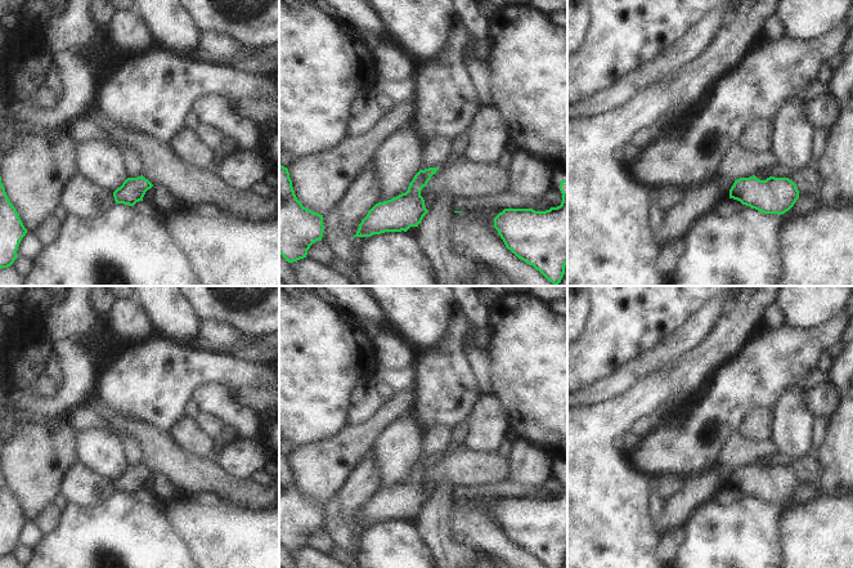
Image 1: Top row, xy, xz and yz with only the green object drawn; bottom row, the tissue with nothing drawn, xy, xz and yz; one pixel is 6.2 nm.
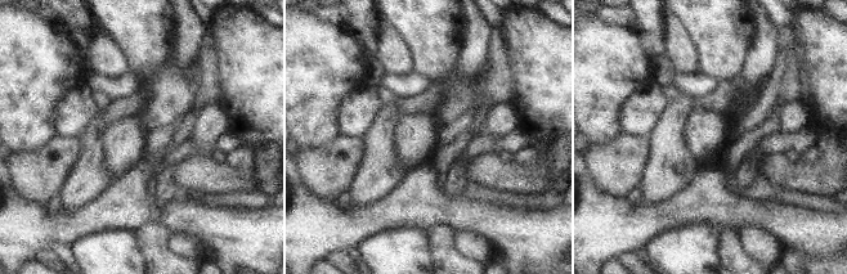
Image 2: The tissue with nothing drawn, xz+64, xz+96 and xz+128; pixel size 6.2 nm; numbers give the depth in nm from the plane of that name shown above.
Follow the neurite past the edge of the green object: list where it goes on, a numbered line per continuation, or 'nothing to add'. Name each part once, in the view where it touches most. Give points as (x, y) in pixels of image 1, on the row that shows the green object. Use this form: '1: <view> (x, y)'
nothing to add

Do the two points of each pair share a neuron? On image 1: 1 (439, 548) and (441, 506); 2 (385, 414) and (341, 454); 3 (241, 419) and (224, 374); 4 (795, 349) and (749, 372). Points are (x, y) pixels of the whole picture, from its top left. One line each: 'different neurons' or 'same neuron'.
1: same neuron
2: same neuron
3: different neurons
4: same neuron

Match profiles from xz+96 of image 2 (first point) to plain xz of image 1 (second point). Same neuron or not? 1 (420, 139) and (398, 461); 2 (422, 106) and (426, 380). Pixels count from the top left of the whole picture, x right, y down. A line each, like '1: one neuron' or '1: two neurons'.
1: one neuron
2: two neurons

